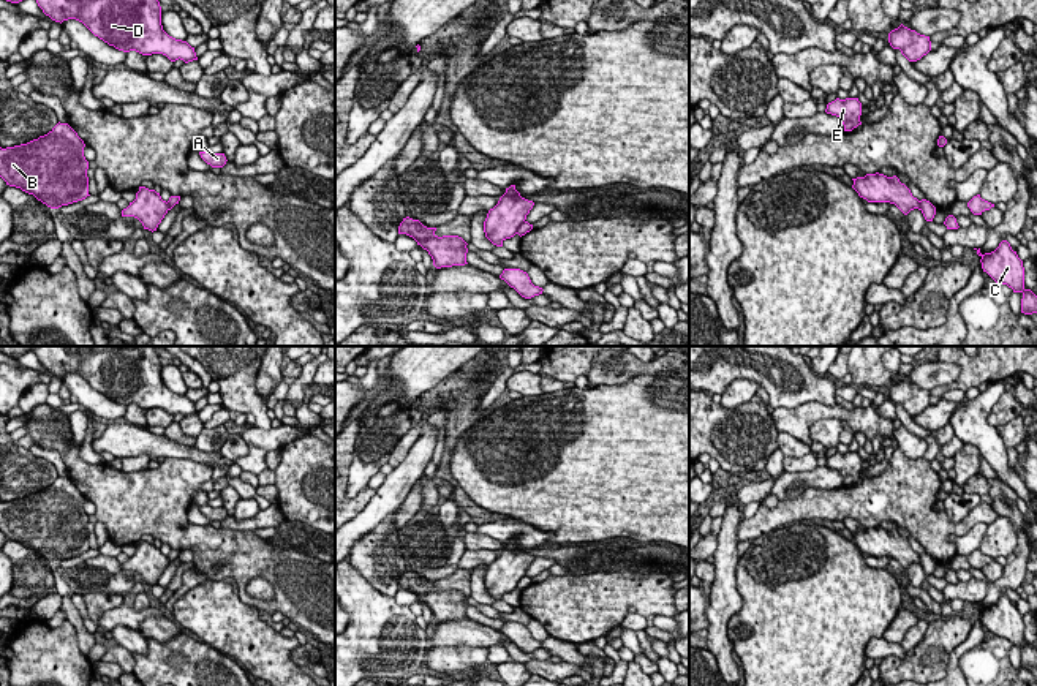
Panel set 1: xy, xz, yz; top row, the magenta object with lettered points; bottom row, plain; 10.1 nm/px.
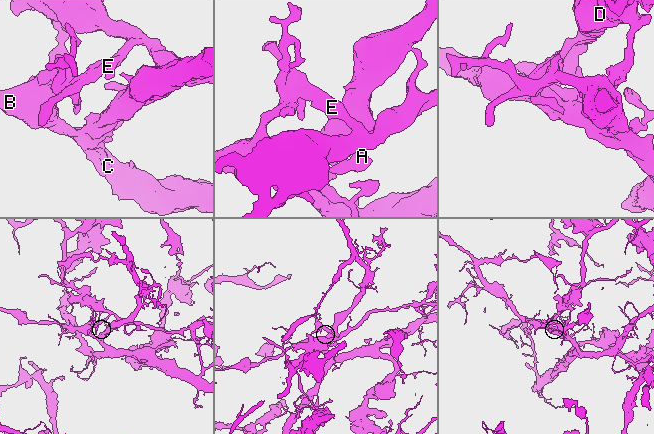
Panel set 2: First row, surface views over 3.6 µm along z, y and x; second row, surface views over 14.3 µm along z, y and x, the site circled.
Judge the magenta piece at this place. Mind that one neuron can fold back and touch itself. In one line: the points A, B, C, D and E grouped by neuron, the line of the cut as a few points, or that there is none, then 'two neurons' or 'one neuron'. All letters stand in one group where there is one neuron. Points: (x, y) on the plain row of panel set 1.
A D E / B C; cut in xz along (524, 574), (516, 587); two neurons

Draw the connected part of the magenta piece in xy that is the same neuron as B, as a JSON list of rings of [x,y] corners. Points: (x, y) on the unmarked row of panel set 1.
[[[68,477],[27,498],[0,501],[0,531],[51,563],[85,553],[89,515],[84,495]]]

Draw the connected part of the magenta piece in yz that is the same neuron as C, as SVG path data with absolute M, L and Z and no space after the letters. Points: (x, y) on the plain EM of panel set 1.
M1002 594L999 601L991 607L980 607L980 602L974 602L982 612L982 623L996 637L1007 639L1013 646L1021 646L1021 667L1032 669L1037 667L1037 650L1024 642L1024 621L1023 615L1018 612L1016 605L1012 604L1007 594Z

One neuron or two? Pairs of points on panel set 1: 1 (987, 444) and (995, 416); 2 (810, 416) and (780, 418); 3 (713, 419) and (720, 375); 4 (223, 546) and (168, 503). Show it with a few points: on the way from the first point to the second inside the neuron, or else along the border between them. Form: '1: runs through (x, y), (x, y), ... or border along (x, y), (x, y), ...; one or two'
1: border along (1006, 391), (988, 414), (988, 422), (993, 427); two
2: runs through (802, 418), (788, 418); one
3: border along (705, 391), (712, 394); two
4: runs through (206, 542), (199, 538), (184, 536), (168, 520); one

